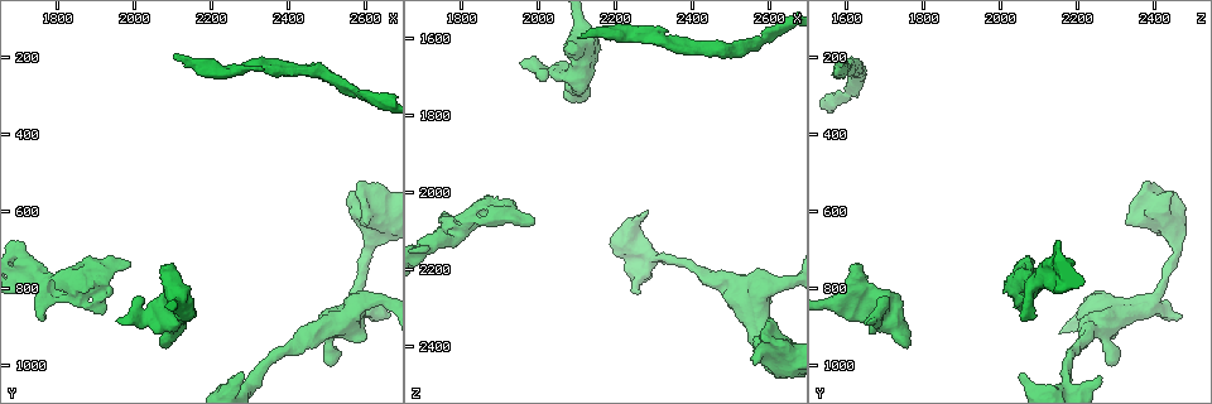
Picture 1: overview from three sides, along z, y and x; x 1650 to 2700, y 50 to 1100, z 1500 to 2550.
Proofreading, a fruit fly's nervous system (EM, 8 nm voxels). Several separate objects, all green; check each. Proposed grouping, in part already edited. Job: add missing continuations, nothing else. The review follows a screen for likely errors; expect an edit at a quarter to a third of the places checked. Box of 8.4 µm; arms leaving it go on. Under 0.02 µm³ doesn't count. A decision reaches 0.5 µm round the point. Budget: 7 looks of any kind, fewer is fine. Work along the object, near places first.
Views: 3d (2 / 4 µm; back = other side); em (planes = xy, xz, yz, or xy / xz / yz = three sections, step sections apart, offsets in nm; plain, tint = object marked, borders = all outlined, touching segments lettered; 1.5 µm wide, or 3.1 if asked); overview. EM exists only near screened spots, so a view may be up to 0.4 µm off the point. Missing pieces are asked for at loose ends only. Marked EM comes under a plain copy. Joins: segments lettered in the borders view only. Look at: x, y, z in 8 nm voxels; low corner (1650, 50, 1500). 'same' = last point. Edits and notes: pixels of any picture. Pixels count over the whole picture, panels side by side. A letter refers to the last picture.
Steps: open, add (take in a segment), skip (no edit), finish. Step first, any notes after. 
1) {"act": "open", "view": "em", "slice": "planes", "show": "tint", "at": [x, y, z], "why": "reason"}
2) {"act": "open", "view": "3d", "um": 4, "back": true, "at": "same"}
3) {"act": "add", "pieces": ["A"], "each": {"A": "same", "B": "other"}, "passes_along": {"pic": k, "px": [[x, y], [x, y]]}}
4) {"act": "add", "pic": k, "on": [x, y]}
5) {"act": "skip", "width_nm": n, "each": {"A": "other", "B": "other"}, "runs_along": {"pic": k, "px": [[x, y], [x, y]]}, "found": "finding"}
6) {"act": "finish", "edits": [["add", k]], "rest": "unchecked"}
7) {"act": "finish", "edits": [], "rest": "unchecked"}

{"act": "open", "view": "3d", "um": 2, "at": [2055, 920, 1670], "why": "an open end"}

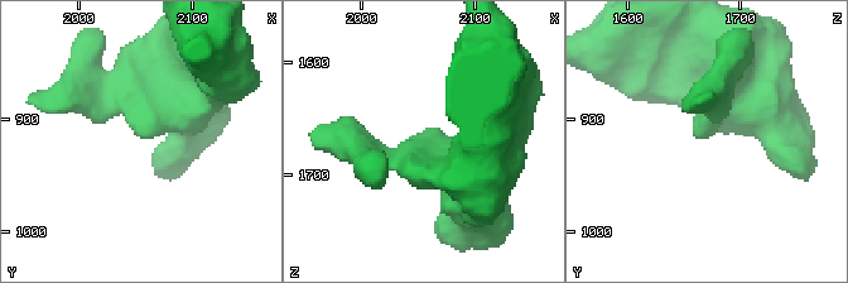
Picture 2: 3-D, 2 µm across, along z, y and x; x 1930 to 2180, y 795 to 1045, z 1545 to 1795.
{"act": "open", "view": "em", "slice": "planes", "show": "borders", "at": [2064, 916, 1666], "why": "need the tissue"}

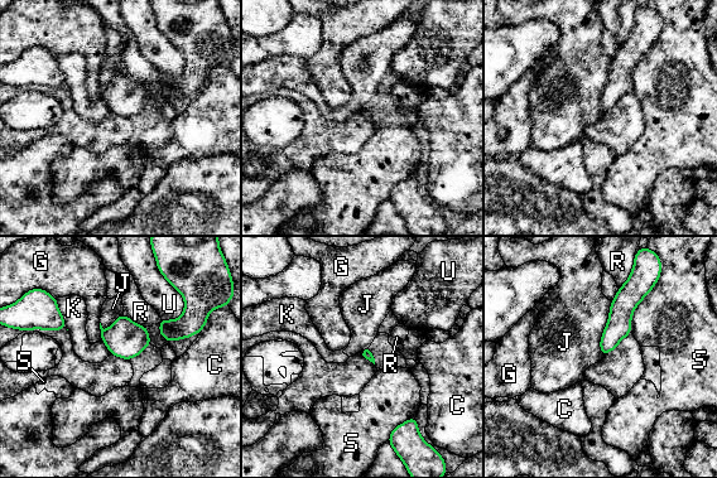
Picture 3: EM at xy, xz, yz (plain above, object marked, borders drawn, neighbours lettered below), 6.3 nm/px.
{"act": "skip", "each": {"C": "other", "G": "other", "J": "other", "K": "other", "R": "other", "S": "other", "U": "other"}, "border": {"pic": 3, "px": [[611, 302], [600, 341], [604, 356]]}, "found": "none of them fits"}

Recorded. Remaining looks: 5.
{"act": "open", "view": "3d", "um": 4, "at": [2280, 1020, 2060], "why": "stops while still wide"}

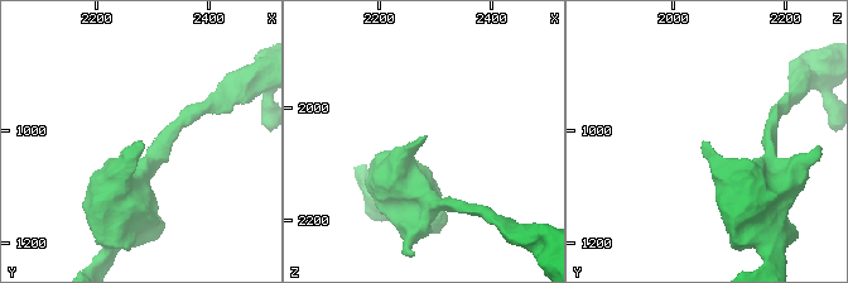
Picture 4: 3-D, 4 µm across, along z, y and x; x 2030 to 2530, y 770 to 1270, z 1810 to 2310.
{"act": "open", "view": "em", "slice": "yz", "step": 8, "show": "tint", "at": [2280, 1020, 2050], "why": "need the tissue"}

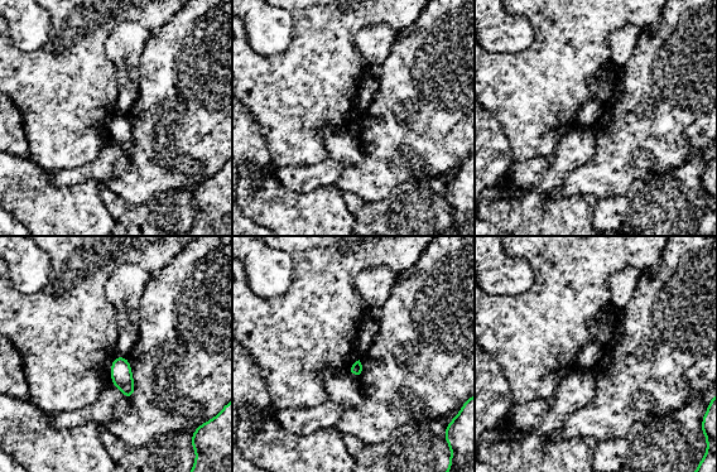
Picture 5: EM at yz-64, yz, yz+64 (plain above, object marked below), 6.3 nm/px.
{"act": "open", "view": "em", "slice": "planes", "show": "borders", "at": "same", "why": "cut it another way"}

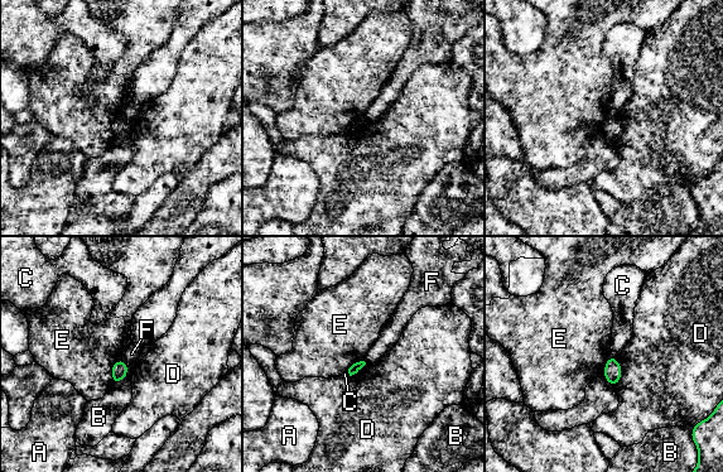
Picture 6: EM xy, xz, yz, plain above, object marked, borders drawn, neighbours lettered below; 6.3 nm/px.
{"act": "skip", "longest_contact_nm": ["D", 200], "each": {"A": "other", "B": "other", "C": "other", "D": "other", "E": "other", "F": "other"}, "border": {"pic": 6, "px": [[121, 359], [112, 364], [112, 384]]}, "found": "none of them fits"}

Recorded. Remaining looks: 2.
{"act": "open", "view": "em", "slice": "planes", "show": "borders", "at": [1765, 885, 2050], "why": "branch stops here"}

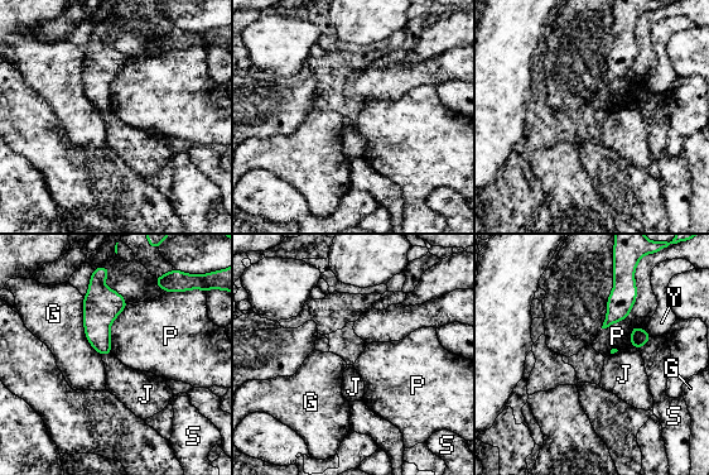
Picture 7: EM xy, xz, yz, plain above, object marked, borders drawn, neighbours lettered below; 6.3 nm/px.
{"act": "skip", "longest_contact_nm": ["P", 400], "each": {"G": "other", "J": "other", "P": "other", "S": "other", "Y": "other"}, "found": "no lettered segment goes on from it"}

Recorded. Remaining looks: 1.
{"act": "finish", "edits": [], "rest": "unchecked"}

